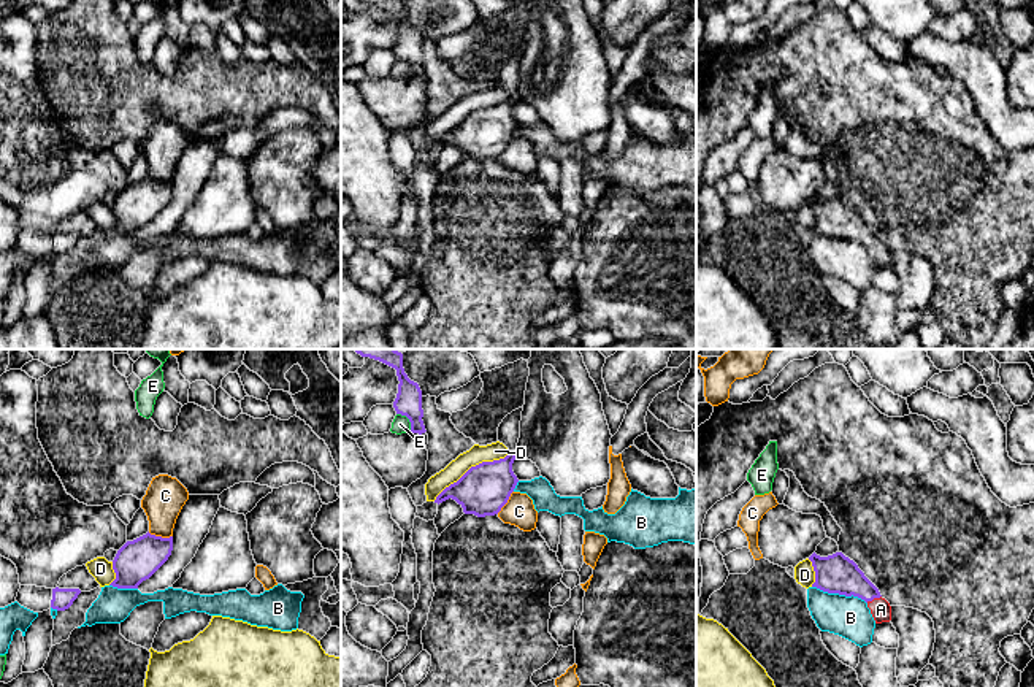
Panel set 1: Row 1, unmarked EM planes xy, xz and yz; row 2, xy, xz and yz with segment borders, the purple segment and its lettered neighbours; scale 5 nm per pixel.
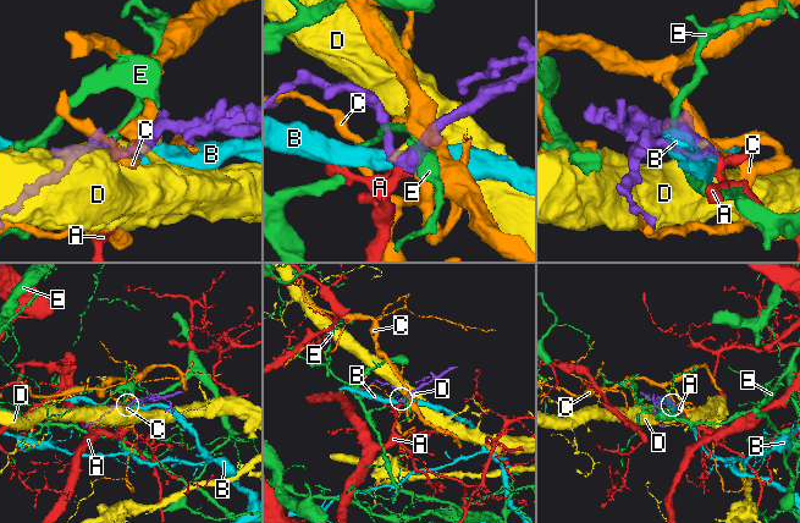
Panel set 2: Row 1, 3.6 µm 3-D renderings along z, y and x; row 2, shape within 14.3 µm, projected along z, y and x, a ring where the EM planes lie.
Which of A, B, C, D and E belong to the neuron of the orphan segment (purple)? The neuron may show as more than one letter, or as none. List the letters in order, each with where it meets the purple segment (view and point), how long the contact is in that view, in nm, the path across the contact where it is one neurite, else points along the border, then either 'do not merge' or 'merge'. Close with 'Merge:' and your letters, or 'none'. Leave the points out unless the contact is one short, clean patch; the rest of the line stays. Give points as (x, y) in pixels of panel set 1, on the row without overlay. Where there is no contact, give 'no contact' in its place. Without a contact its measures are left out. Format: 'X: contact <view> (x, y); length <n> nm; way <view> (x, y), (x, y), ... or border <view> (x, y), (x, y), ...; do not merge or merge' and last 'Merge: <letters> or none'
A: contact yz (873, 243); length 90 nm; way yz (836, 218), (858, 229), (873, 243), (880, 254); merge
B: contact yz (839, 238); length 300 nm; do not merge
C: contact xy (160, 181); length 130 nm; do not merge
D: contact xz (471, 111); length 460 nm; do not merge
E: contact xz (408, 62); length 120 nm; border xz (397, 57), (408, 64), (411, 75); do not merge
Merge: A

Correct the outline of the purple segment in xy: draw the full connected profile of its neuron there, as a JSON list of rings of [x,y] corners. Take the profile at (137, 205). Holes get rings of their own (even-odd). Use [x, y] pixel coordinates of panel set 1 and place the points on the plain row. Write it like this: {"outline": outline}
{"outline": [[[149,176],[133,186],[127,186],[113,205],[116,224],[109,228],[117,233],[138,233],[171,200],[173,181],[162,182]]]}

